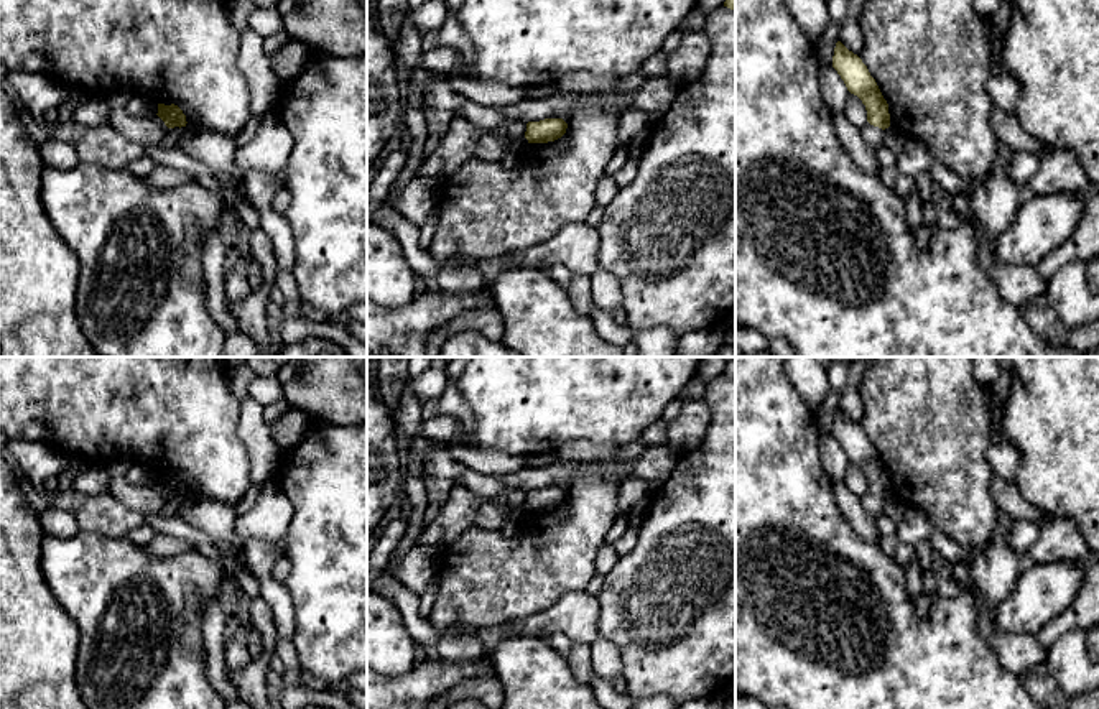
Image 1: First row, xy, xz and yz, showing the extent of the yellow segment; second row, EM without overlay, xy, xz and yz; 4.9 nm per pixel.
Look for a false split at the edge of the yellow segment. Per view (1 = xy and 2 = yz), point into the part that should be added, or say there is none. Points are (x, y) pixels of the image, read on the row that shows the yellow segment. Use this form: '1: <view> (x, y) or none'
1: none
2: none

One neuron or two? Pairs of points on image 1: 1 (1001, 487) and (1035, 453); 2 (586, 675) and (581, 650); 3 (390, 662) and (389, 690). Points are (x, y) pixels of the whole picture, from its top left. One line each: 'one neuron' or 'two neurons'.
1: two neurons
2: one neuron
3: two neurons

